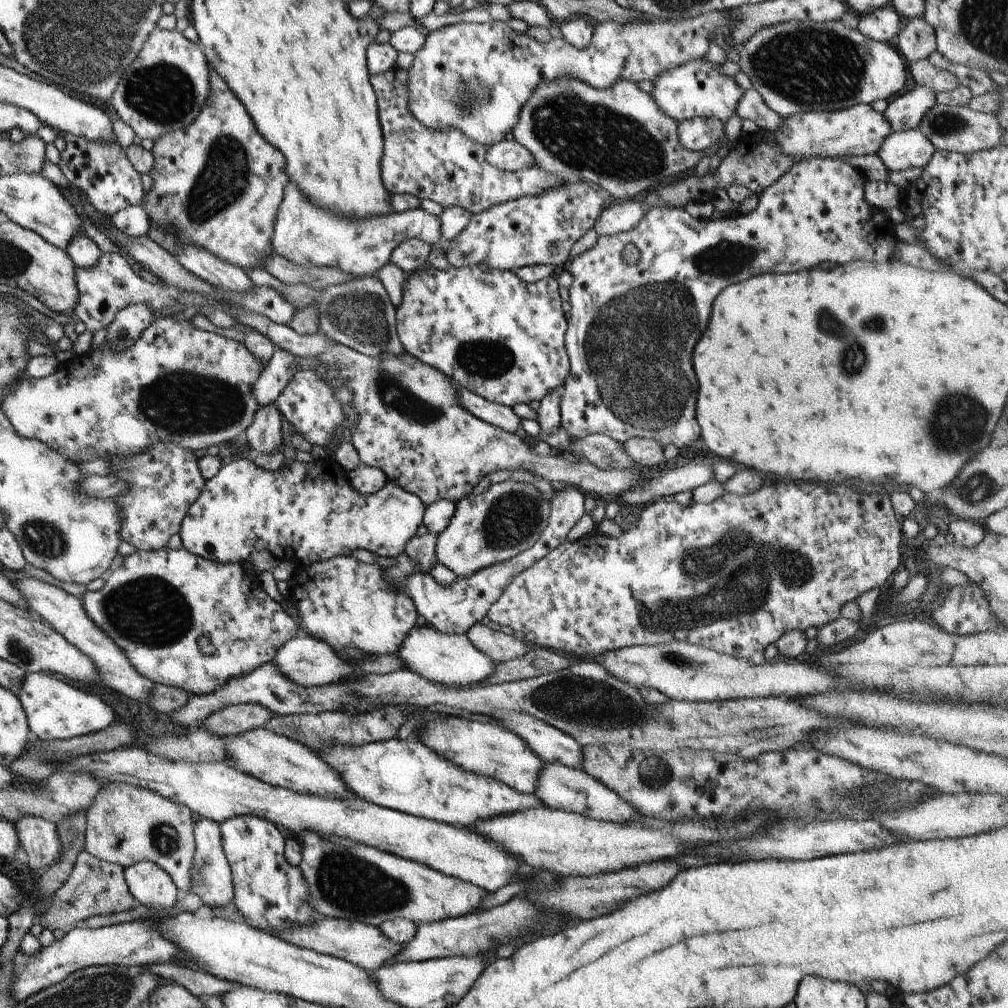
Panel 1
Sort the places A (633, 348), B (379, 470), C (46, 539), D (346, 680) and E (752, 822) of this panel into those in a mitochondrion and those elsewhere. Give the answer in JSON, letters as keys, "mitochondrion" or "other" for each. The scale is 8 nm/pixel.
{"A":"mitochondrion","B":"other","C":"mitochondrion","D":"other","E":"other"}

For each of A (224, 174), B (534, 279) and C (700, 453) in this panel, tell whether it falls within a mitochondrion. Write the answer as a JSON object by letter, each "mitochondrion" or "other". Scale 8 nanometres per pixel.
{"A":"mitochondrion","B":"other","C":"other"}

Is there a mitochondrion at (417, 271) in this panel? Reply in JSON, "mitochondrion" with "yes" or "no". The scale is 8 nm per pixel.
{"mitochondrion":"no"}

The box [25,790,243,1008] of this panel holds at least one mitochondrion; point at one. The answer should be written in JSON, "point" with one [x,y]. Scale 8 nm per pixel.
{"point":[164,839]}

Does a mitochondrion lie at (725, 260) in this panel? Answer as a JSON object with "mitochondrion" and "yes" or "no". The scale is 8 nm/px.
{"mitochondrion":"yes"}

